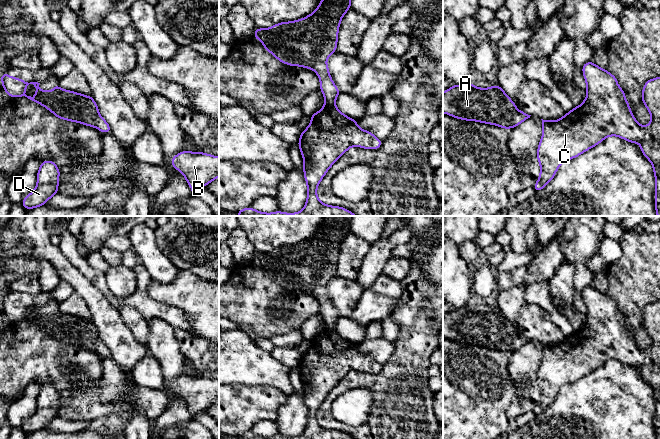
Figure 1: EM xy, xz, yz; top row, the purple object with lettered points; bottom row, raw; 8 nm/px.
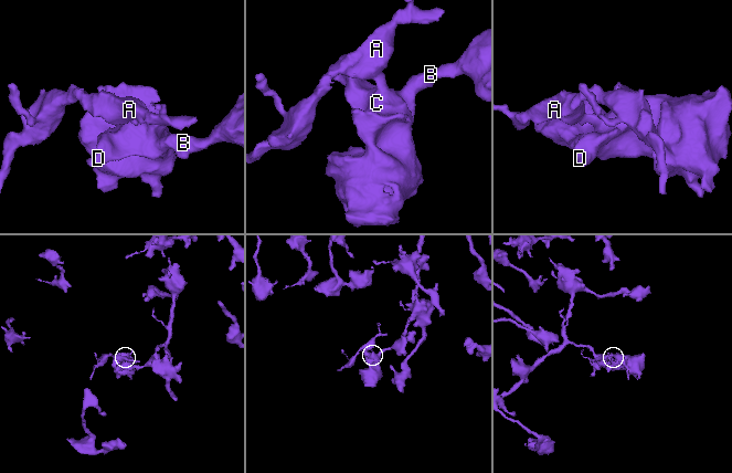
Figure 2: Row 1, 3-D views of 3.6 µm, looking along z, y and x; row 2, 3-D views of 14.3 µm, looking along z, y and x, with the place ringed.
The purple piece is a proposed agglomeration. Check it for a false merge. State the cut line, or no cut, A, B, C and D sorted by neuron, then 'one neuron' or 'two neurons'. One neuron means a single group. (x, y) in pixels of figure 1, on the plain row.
cut yz (518, 335), (513, 341), (512, 350); groups A / B C D; two neurons

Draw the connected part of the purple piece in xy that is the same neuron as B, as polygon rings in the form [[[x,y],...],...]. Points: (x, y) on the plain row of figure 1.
[[[184,374],[171,383],[171,389],[182,396],[193,418],[219,401],[219,381],[200,375]]]

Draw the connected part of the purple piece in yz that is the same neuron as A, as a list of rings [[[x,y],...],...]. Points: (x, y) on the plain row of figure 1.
[[[471,306],[443,316],[443,337],[454,342],[513,352],[517,330],[499,309],[478,312]]]

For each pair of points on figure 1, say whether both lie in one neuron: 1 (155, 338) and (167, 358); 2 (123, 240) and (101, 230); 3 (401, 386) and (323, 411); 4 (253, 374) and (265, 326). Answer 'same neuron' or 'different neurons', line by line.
1: same neuron
2: different neurons
3: same neuron
4: different neurons

